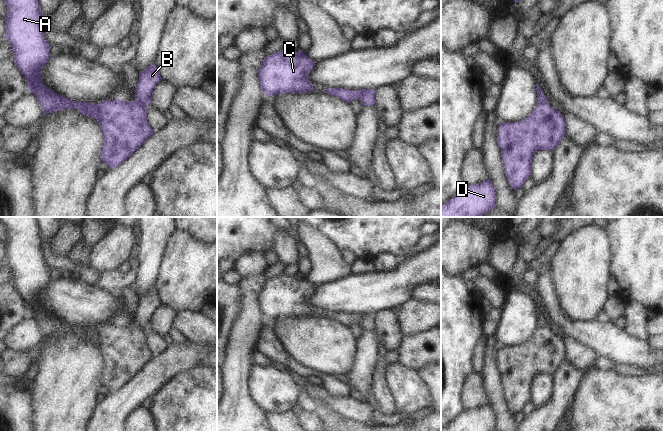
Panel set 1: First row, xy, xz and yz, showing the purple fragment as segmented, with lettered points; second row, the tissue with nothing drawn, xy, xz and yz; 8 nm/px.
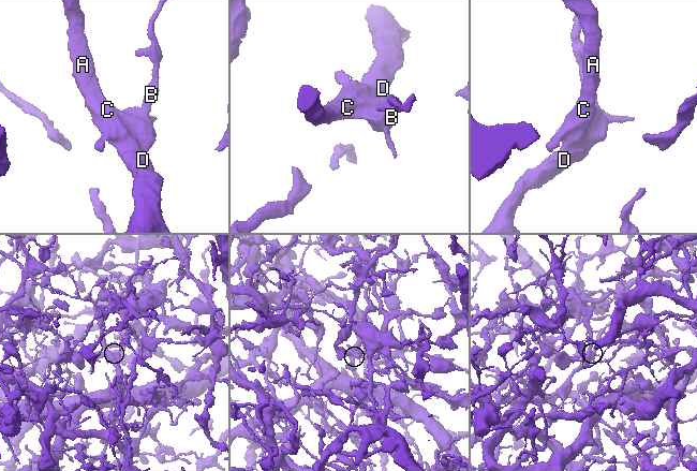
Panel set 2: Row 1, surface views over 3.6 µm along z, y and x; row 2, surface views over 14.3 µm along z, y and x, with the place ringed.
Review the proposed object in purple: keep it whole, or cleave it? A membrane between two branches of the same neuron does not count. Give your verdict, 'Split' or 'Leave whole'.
Split.

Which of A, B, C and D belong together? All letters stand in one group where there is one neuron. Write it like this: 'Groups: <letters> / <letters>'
Groups: A C D / B.

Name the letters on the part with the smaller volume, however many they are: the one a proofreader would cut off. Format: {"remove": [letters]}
{"remove": ["B"]}

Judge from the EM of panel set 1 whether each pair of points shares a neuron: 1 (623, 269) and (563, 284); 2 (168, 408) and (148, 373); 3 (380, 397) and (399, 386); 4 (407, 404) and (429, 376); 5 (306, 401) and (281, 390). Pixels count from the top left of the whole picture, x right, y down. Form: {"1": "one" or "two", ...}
{"1": "two", "2": "two", "3": "two", "4": "two", "5": "two"}

